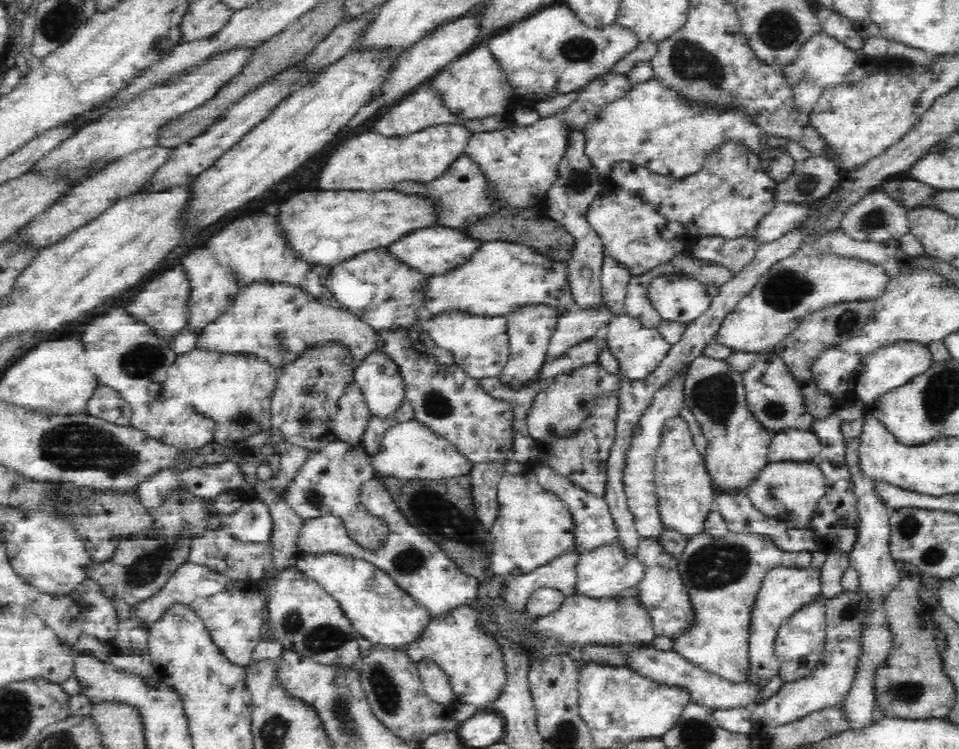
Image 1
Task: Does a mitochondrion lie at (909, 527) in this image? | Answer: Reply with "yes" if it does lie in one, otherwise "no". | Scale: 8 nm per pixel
yes

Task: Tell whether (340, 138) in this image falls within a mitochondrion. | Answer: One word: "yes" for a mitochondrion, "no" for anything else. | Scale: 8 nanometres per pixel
no

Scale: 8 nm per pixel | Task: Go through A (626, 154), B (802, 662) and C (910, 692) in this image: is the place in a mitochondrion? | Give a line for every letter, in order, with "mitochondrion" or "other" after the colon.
A: other
B: mitochondrion
C: mitochondrion

